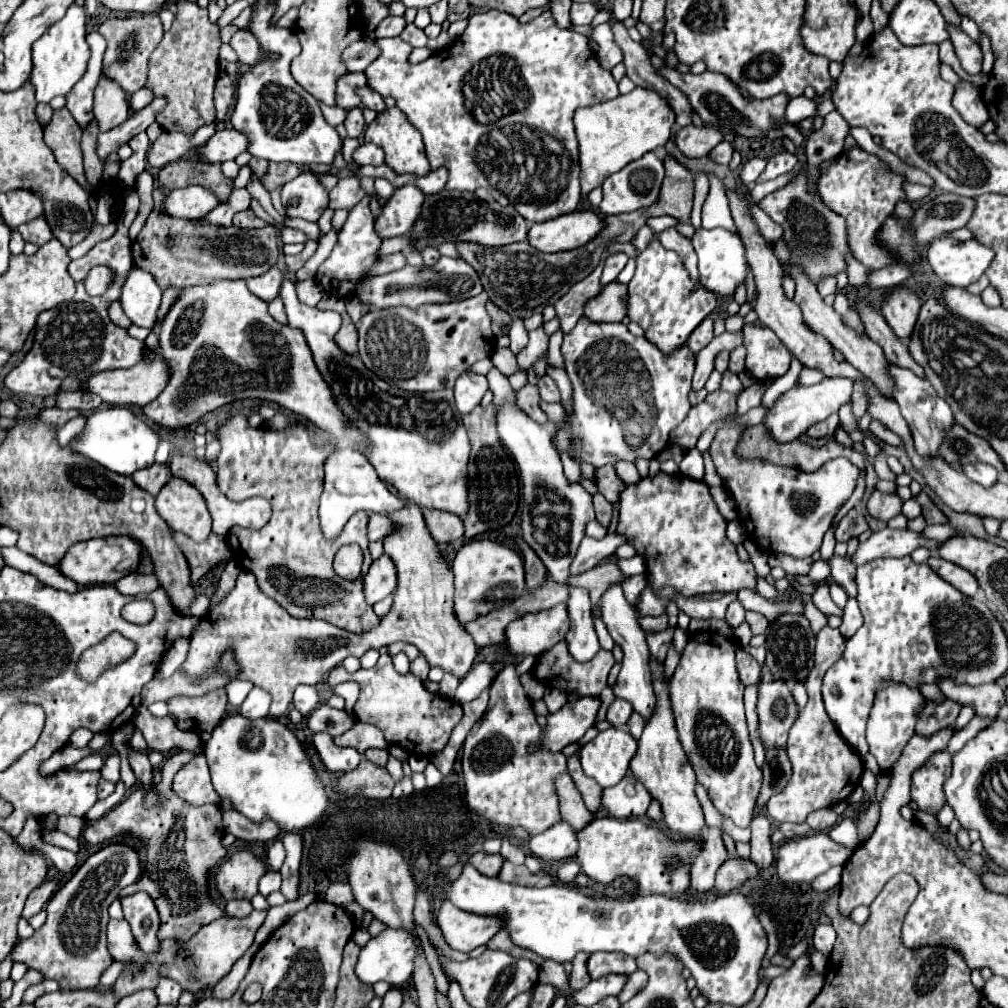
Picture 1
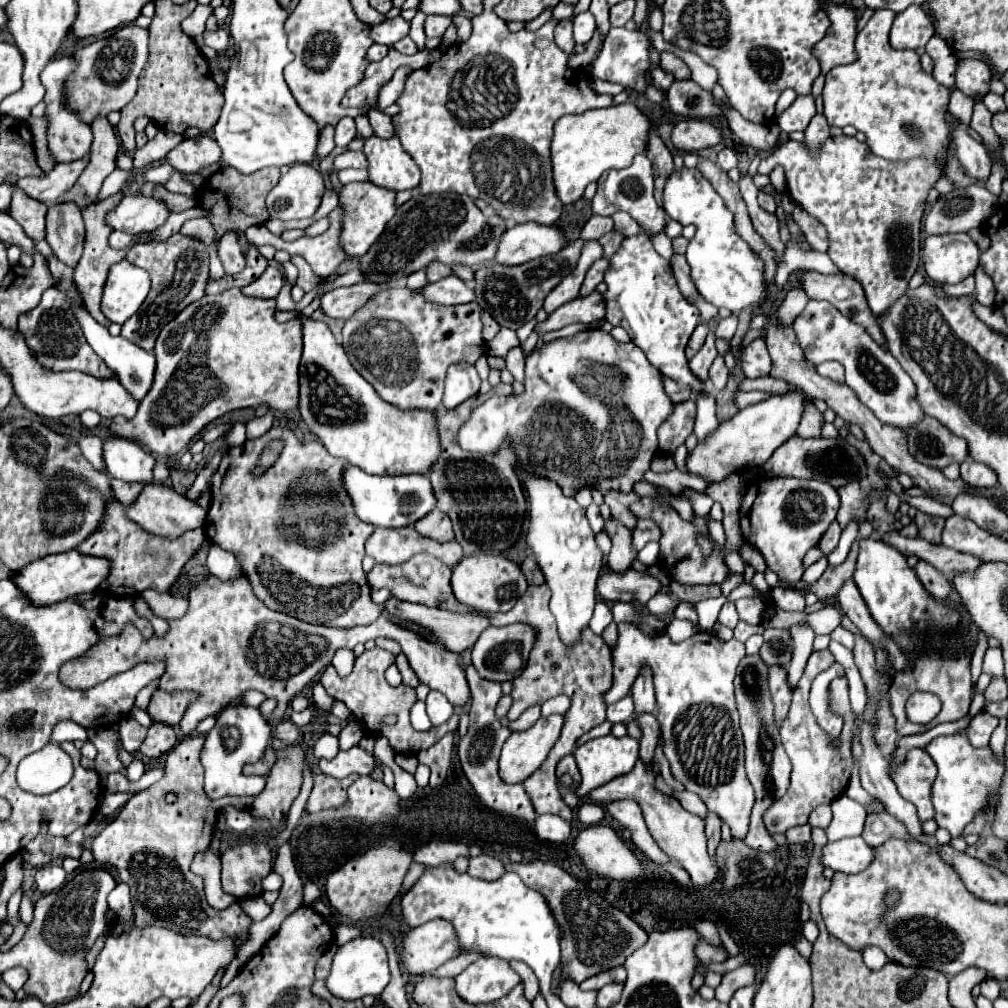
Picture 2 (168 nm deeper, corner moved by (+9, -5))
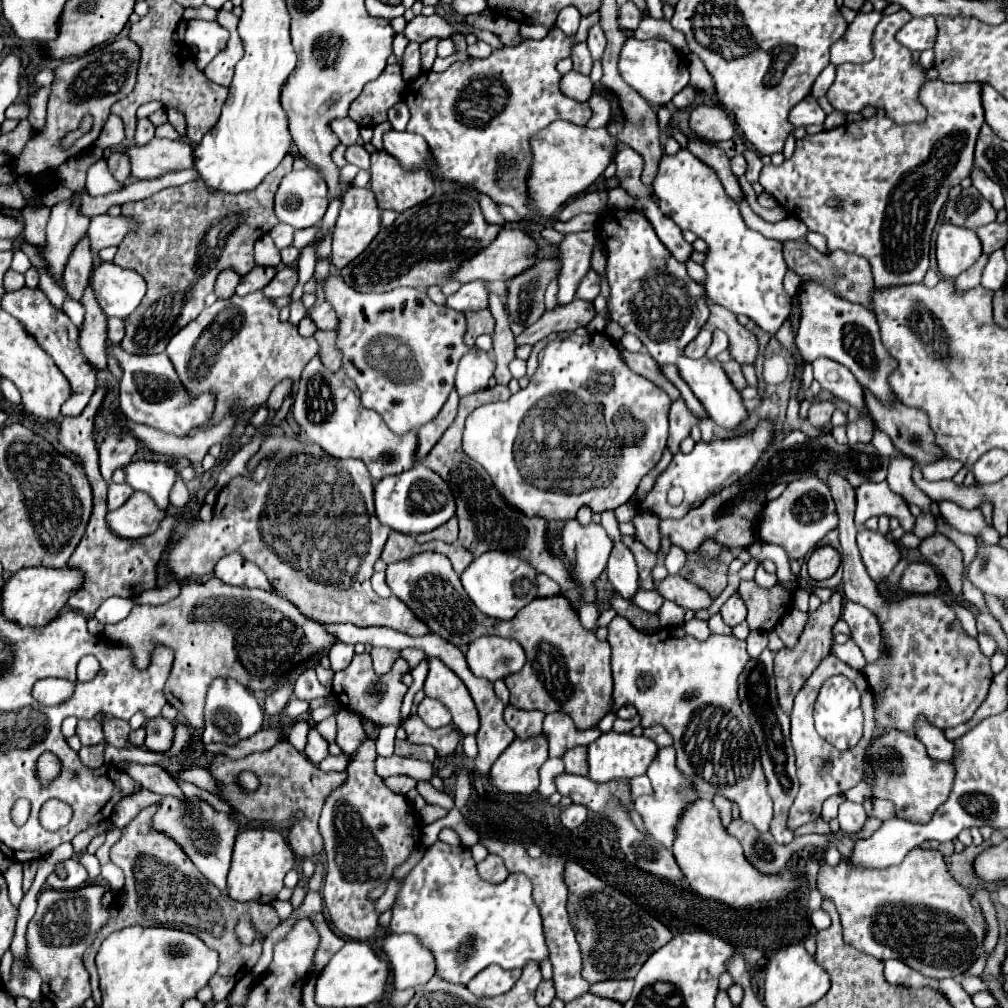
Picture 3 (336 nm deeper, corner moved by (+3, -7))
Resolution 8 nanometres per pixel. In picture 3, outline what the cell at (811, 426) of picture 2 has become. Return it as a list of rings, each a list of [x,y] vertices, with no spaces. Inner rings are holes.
[[[814,402],[808,410],[808,422],[812,426],[826,426],[832,418],[832,412],[834,412],[834,404],[832,402]]]

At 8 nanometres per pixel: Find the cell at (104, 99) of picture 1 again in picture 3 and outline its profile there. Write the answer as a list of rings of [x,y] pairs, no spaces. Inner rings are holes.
[[[74,192],[70,200],[62,200],[52,206],[52,216],[46,228],[48,244],[44,252],[48,252],[48,260],[52,260],[54,276],[62,274],[62,268],[80,236],[86,232],[90,218],[80,212],[82,192]]]

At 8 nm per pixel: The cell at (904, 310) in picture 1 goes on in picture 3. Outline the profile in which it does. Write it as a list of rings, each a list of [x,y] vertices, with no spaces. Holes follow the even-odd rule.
[[[928,80],[924,84],[924,88],[920,90],[920,102],[928,108],[928,118],[926,118],[926,122],[922,126],[920,124],[908,124],[908,126],[892,124],[892,120],[888,120],[884,116],[884,112],[878,110],[876,116],[872,116],[870,120],[860,120],[856,124],[848,122],[848,124],[842,124],[842,126],[838,126],[834,130],[824,130],[820,134],[814,134],[814,136],[804,136],[802,140],[796,142],[796,150],[794,150],[792,158],[784,160],[780,166],[768,164],[768,166],[762,168],[762,174],[760,174],[760,184],[764,186],[764,190],[768,194],[772,194],[788,214],[802,220],[808,226],[810,232],[818,232],[818,234],[822,234],[826,238],[828,254],[836,252],[836,250],[844,250],[848,254],[864,256],[872,264],[872,274],[874,274],[876,288],[892,288],[892,286],[922,282],[922,278],[924,278],[924,274],[926,274],[926,270],[930,266],[928,256],[930,256],[930,236],[932,236],[934,224],[938,220],[938,214],[940,214],[944,202],[948,200],[948,190],[952,186],[958,186],[968,176],[968,172],[972,170],[976,136],[978,136],[980,126],[984,124],[984,110],[982,110],[982,104],[980,104],[980,84],[978,82],[948,84],[948,82],[942,82],[942,80]],[[828,200],[838,200],[840,204],[838,206],[828,206]]]

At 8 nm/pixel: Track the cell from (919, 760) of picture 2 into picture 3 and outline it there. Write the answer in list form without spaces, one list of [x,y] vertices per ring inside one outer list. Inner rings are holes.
[[[888,732],[876,738],[870,748],[872,766],[876,774],[876,798],[888,798],[898,808],[898,818],[910,822],[928,822],[932,820],[934,812],[948,800],[952,792],[952,782],[956,776],[954,764],[950,762],[936,762],[926,754],[924,744],[916,736],[908,736],[904,732]]]

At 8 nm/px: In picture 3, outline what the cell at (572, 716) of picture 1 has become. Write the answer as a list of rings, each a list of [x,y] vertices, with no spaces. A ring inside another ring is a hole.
[[[536,734],[528,738],[516,738],[502,754],[500,758],[494,762],[492,770],[490,770],[490,778],[492,784],[500,790],[500,792],[510,792],[510,794],[532,794],[538,790],[538,770],[540,766],[548,760],[548,736]]]

